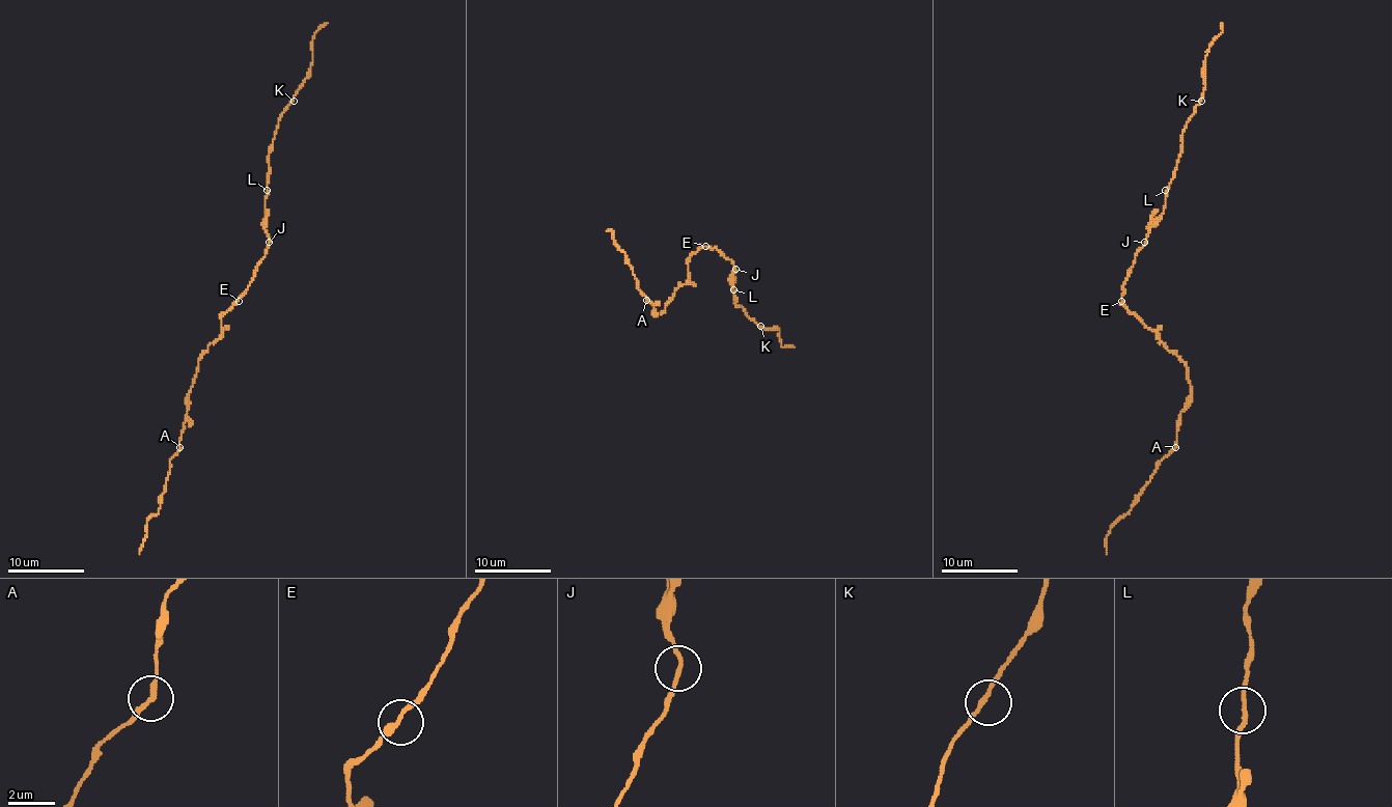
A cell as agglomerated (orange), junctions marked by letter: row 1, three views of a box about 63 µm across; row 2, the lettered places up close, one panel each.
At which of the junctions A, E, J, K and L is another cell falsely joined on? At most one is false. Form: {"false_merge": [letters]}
{"false_merge": []}

